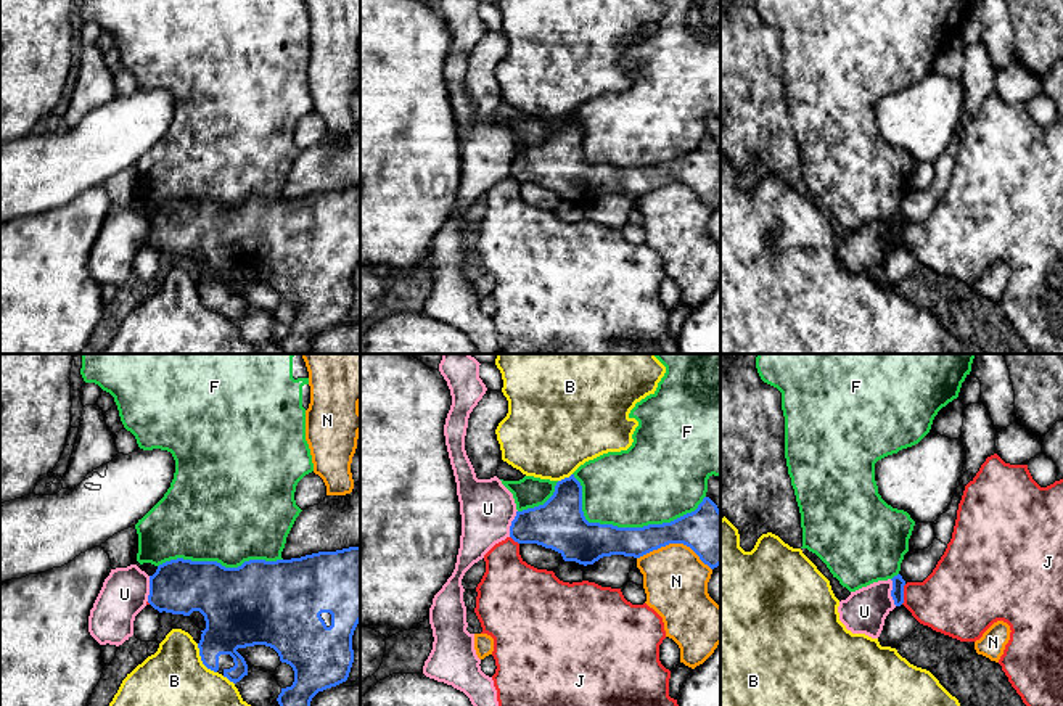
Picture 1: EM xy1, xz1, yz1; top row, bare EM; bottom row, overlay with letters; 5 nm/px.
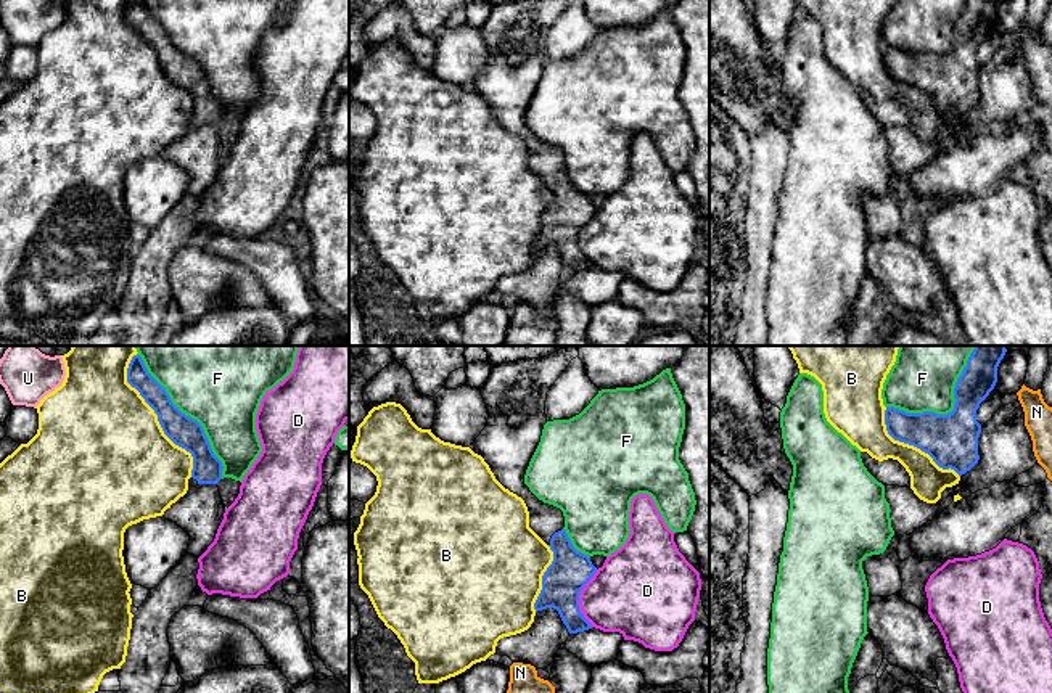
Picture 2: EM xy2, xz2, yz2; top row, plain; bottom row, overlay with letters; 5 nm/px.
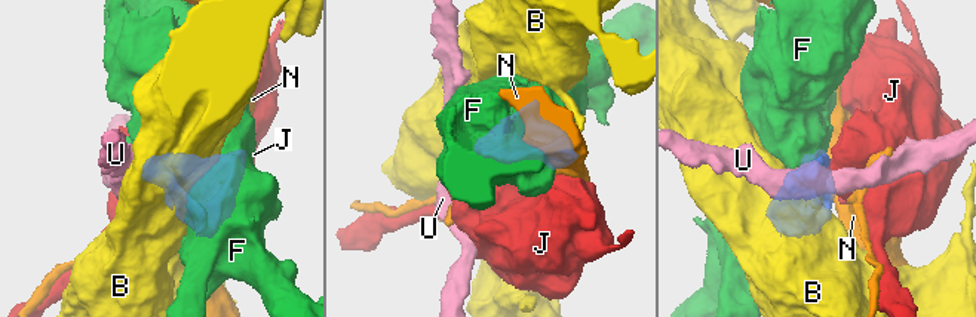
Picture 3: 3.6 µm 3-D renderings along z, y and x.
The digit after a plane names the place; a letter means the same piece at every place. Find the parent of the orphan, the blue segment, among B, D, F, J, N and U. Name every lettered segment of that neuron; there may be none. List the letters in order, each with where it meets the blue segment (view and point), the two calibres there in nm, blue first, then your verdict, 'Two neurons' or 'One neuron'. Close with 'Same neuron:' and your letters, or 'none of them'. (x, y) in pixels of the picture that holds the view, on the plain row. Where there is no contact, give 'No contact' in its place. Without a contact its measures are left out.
B: Touches blue at xy2 (158, 60). Thickness 160 nm (blue) against 500 nm. Two neurons
D: Touches blue at xz2 (578, 238). Thickness 200 nm (blue) against 380 nm. Two neurons
F: Touches blue at xz1 (624, 168). Thickness 220 nm (blue) against 400 nm. Two neurons
J: Touches blue at yz1 (902, 233). Thickness 60 nm (blue) against 340 nm. Two neurons
N: Touches blue at xz1 (674, 182). Thickness 280 nm (blue) against 320 nm. Two neurons
U: Touches blue at yz1 (891, 232). Thickness 60 nm (blue) against 220 nm. Two neurons
Same neuron: none of them

